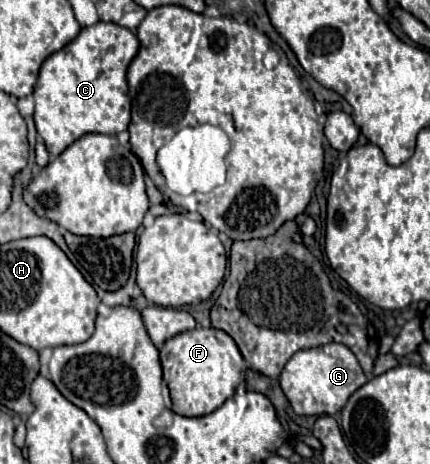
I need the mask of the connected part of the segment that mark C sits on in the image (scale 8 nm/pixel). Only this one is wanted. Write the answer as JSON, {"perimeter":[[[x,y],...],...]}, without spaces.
{"perimeter":[[[97,22],[93,26],[87,26],[79,32],[79,36],[69,42],[65,48],[49,56],[39,72],[37,84],[35,84],[35,126],[41,138],[45,140],[45,146],[53,158],[57,158],[67,146],[71,146],[75,140],[79,140],[83,134],[99,132],[99,134],[119,134],[127,130],[129,126],[129,114],[131,114],[131,100],[127,94],[127,68],[131,60],[139,52],[139,40],[137,36],[113,22]]]}

